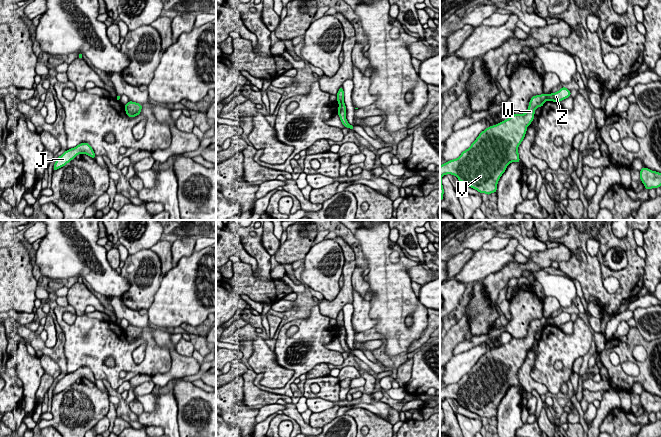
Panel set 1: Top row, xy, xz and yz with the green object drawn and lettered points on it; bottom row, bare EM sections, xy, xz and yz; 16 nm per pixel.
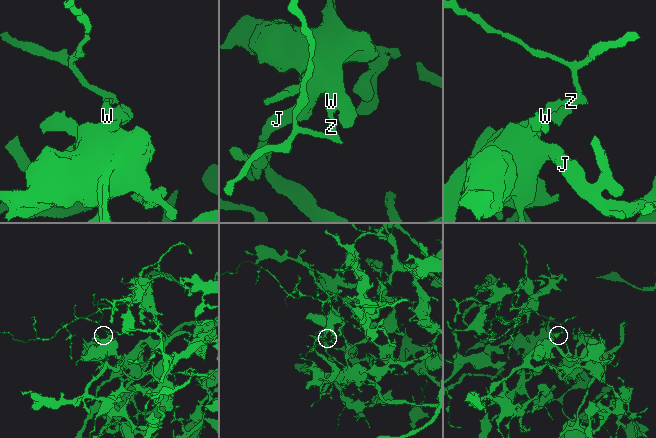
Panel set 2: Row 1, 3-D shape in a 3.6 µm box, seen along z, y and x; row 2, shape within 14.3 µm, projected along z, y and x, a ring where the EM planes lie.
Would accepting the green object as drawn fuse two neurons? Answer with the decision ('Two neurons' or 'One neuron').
Two neurons

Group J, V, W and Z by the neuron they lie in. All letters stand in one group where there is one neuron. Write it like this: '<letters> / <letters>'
J V W / Z

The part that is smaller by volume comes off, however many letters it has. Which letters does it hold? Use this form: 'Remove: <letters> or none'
Remove: Z

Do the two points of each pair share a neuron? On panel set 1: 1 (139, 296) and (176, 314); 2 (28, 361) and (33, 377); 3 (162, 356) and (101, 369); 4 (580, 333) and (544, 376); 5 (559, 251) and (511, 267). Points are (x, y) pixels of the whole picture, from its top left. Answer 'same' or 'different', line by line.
1: different
2: same
3: same
4: same
5: same

